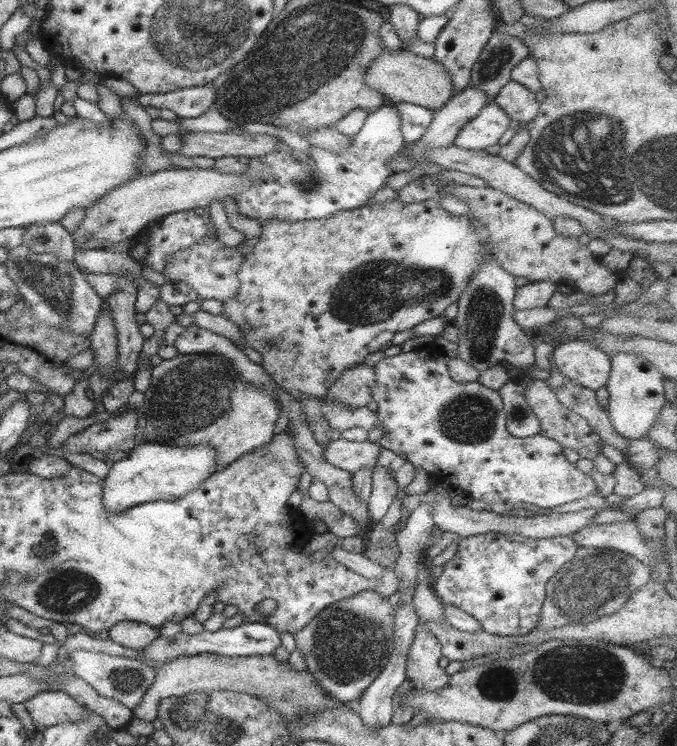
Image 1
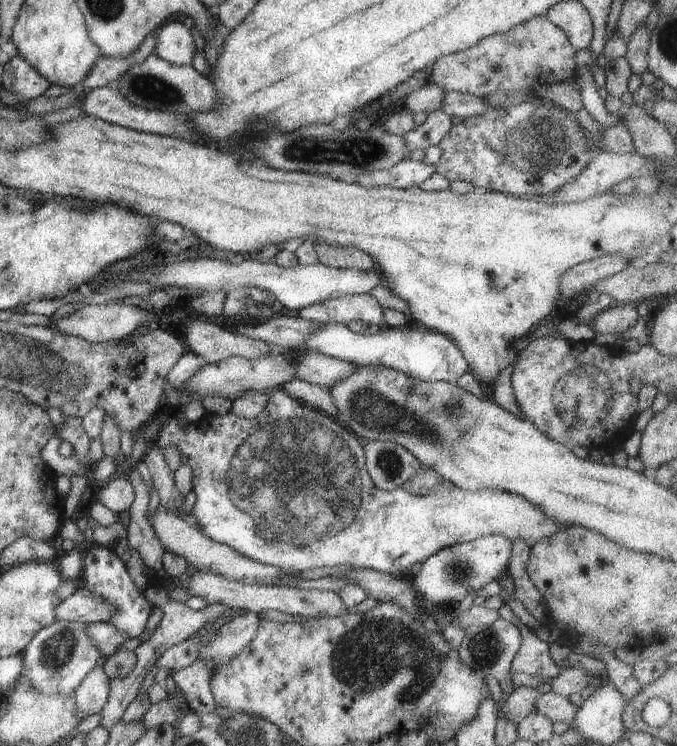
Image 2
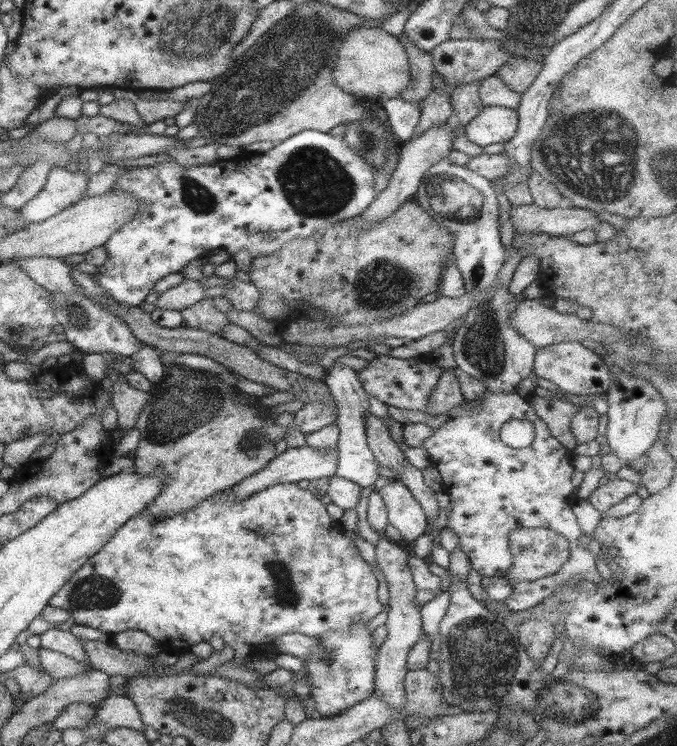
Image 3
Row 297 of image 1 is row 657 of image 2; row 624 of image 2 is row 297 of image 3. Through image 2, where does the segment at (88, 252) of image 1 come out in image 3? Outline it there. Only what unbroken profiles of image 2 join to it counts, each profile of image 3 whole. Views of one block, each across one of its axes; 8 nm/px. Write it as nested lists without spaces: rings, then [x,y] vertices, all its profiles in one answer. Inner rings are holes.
[[[184,279],[181,284],[174,286],[159,294],[154,304],[158,309],[184,310],[195,302],[204,299],[204,291],[208,286],[203,286],[197,280]]]

